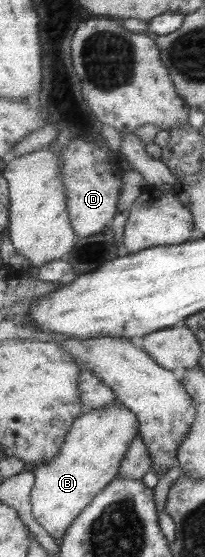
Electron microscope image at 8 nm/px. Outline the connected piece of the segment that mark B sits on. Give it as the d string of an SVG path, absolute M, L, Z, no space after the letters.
M120 402L114 407L80 416L74 422L58 456L52 461L41 462L35 466L35 484L31 494L34 519L54 538L63 538L94 498L119 476L124 457L133 441L140 435L140 429L139 419Z

